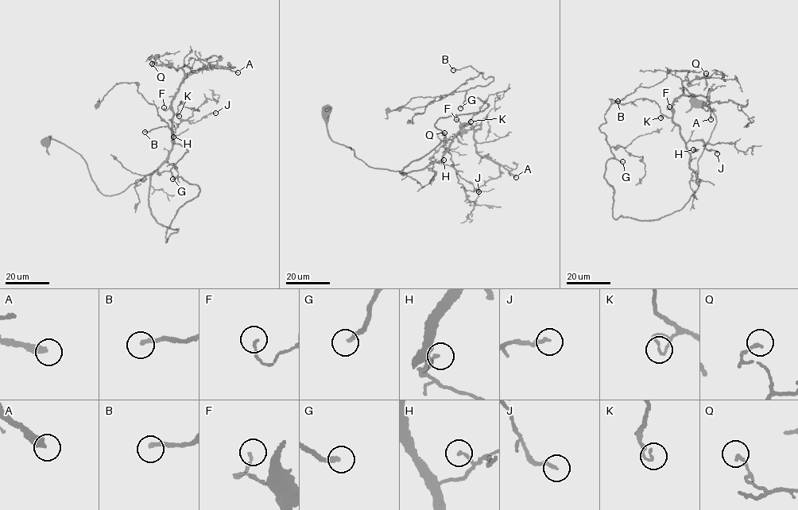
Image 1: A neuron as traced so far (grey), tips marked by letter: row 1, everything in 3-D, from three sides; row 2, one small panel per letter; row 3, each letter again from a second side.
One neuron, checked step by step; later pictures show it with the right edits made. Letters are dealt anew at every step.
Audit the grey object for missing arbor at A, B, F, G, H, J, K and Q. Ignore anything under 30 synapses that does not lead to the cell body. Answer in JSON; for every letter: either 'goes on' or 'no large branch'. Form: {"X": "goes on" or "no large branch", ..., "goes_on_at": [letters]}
{"A": "goes on", "B": "goes on", "F": "no large branch", "G": "goes on", "H": "no large branch", "J": "no large branch", "K": "no large branch", "Q": "no large branch", "goes_on_at": ["A", "B", "G"]}

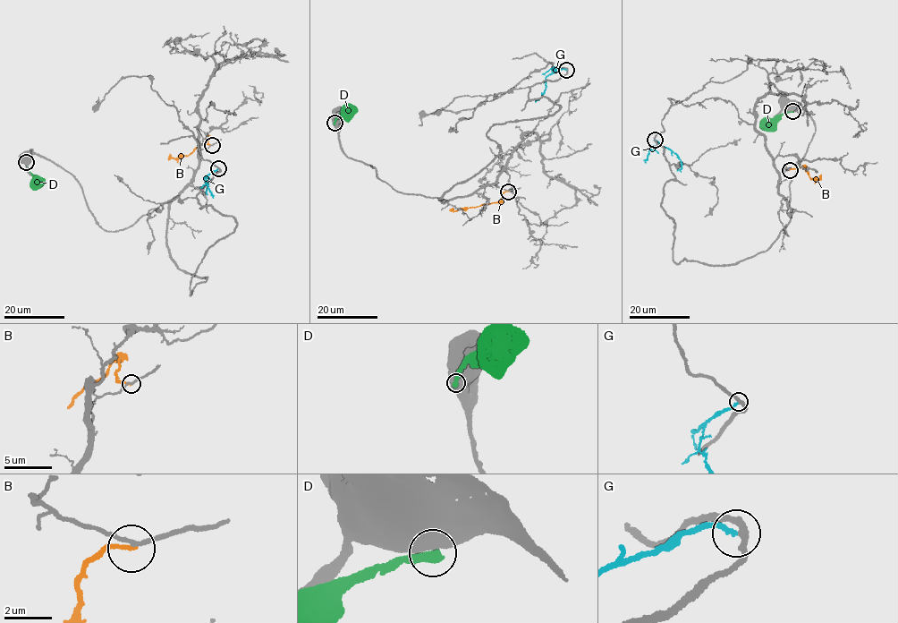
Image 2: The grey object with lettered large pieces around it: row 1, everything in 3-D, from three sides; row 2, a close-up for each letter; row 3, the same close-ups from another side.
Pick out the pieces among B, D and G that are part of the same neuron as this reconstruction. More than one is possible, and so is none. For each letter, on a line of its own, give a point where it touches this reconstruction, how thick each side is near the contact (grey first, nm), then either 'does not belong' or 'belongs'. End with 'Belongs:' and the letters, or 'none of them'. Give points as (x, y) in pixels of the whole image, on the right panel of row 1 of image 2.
B: meets grey at (790, 170); 150 nm thick on the grey side, 170 nm on the other; does not belong
D: meets grey at (792, 111); 900 nm thick on the grey side, 440 nm on the other; does not belong
G: meets grey at (655, 140); 280 nm thick on the grey side, 200 nm on the other; does not belong
Belongs: none of them

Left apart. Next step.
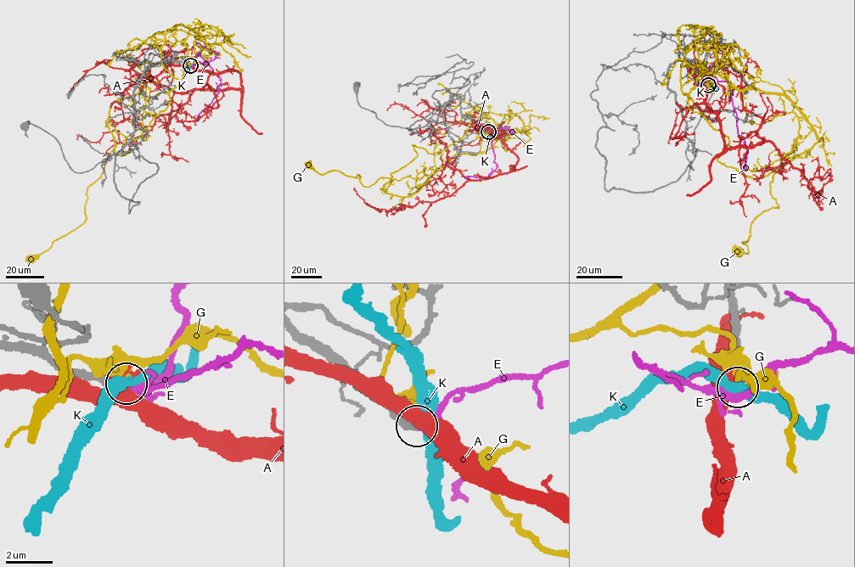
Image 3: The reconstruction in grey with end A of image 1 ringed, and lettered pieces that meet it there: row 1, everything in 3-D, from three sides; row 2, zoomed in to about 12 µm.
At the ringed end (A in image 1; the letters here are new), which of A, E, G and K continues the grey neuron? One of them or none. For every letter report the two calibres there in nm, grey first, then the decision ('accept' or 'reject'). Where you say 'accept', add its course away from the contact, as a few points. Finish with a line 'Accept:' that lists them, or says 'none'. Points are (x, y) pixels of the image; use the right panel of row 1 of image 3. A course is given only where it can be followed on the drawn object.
A: 440 nm thick on the grey side, 200 nm on the other; reject
E: 360 nm thick on the grey side, 280 nm on the other; accept; it runs (708, 85), (722, 81), (726, 81), (729, 87), (738, 135), (744, 139), (748, 152), (744, 170)
G: 440 nm thick on the grey side, 480 nm on the other; reject
K: 400 nm thick on the grey side, 360 nm on the other; reject
Accept: E

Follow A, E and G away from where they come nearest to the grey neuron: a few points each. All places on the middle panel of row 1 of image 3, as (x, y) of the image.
A: (488, 131), (516, 154), (518, 159), (509, 172), (469, 179), (435, 201), (389, 210), (368, 204), (355, 188)
E: (488, 131), (492, 134), (491, 143), (497, 166), (489, 176), (465, 176)
G: (488, 131), (484, 115), (443, 150), (412, 145), (417, 156), (366, 187), (357, 175), (308, 164)

